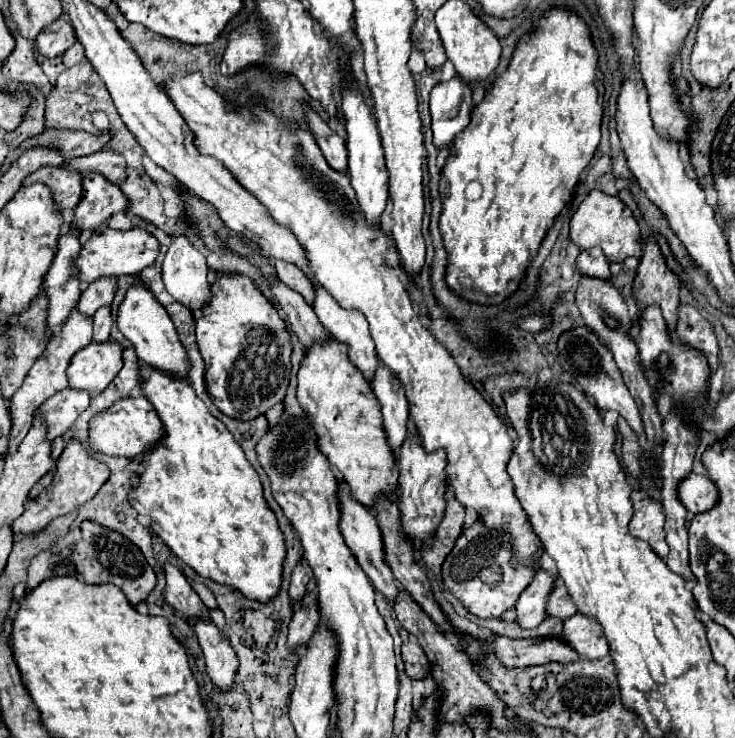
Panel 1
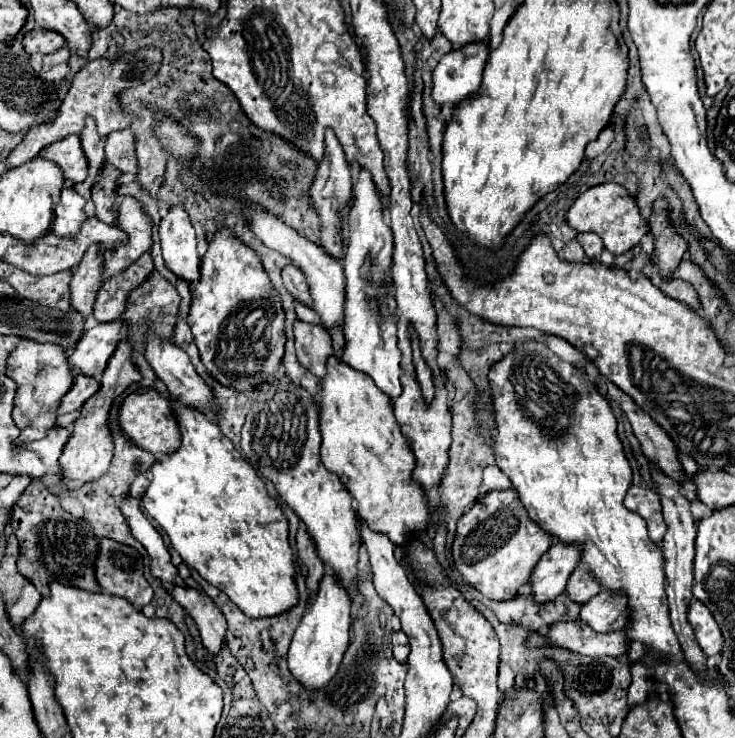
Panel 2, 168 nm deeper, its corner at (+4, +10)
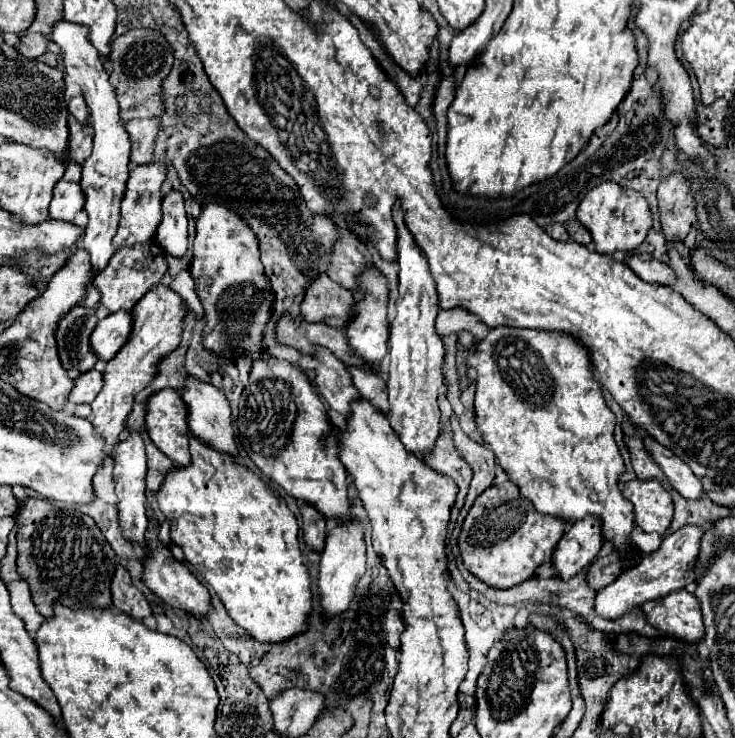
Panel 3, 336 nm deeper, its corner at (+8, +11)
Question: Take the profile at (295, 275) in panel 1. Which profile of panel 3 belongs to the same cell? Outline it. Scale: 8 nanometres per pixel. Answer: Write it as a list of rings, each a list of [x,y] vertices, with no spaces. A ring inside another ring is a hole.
[[[319,275],[305,287],[305,297],[299,303],[299,311],[309,323],[343,327],[349,301],[353,301],[353,293],[349,293],[349,289],[337,285],[327,275]]]

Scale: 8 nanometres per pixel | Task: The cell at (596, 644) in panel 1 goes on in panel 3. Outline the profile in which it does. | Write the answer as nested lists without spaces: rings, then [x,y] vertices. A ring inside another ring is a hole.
[[[687,525],[687,527],[667,535],[663,539],[663,545],[659,547],[659,551],[645,553],[635,567],[623,571],[611,585],[597,591],[595,613],[601,619],[619,619],[619,617],[639,609],[643,603],[647,603],[651,599],[667,597],[669,593],[679,591],[687,583],[695,581],[693,569],[695,569],[695,561],[697,561],[697,555],[699,555],[701,535],[703,535],[703,529],[695,527],[695,525]]]

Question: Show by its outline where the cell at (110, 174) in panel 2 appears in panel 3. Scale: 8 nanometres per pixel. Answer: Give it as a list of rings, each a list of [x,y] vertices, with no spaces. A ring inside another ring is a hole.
[[[57,21],[51,27],[51,41],[55,41],[61,47],[61,57],[65,63],[65,81],[77,83],[83,91],[83,97],[87,101],[87,107],[91,111],[91,125],[95,129],[93,137],[93,153],[83,165],[81,175],[81,189],[85,193],[85,211],[89,215],[89,223],[85,227],[85,237],[79,241],[79,245],[89,253],[91,257],[91,273],[97,275],[105,269],[109,263],[109,257],[115,253],[111,239],[117,231],[119,221],[119,205],[121,197],[125,193],[125,181],[129,177],[129,135],[125,133],[125,125],[119,119],[119,105],[115,99],[115,89],[109,83],[109,75],[105,73],[99,51],[89,41],[89,29],[79,23],[71,21]]]

